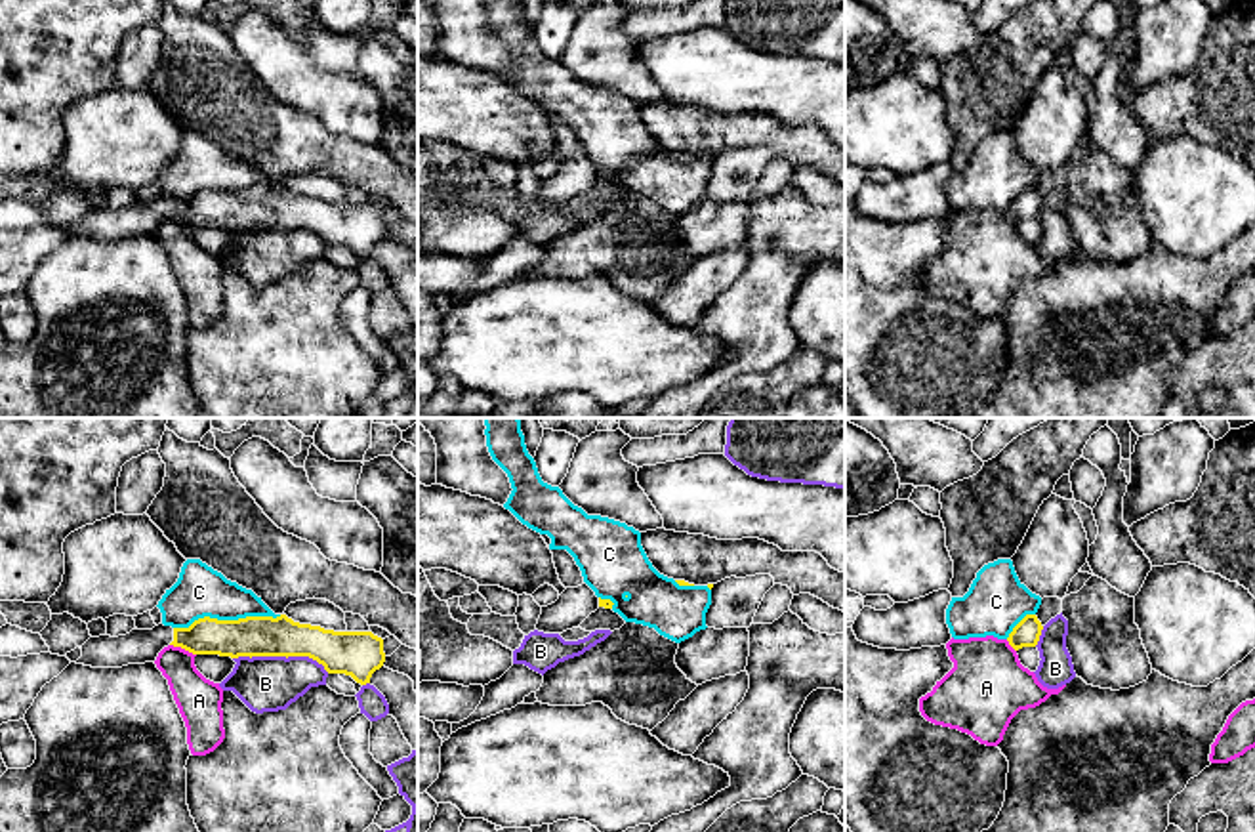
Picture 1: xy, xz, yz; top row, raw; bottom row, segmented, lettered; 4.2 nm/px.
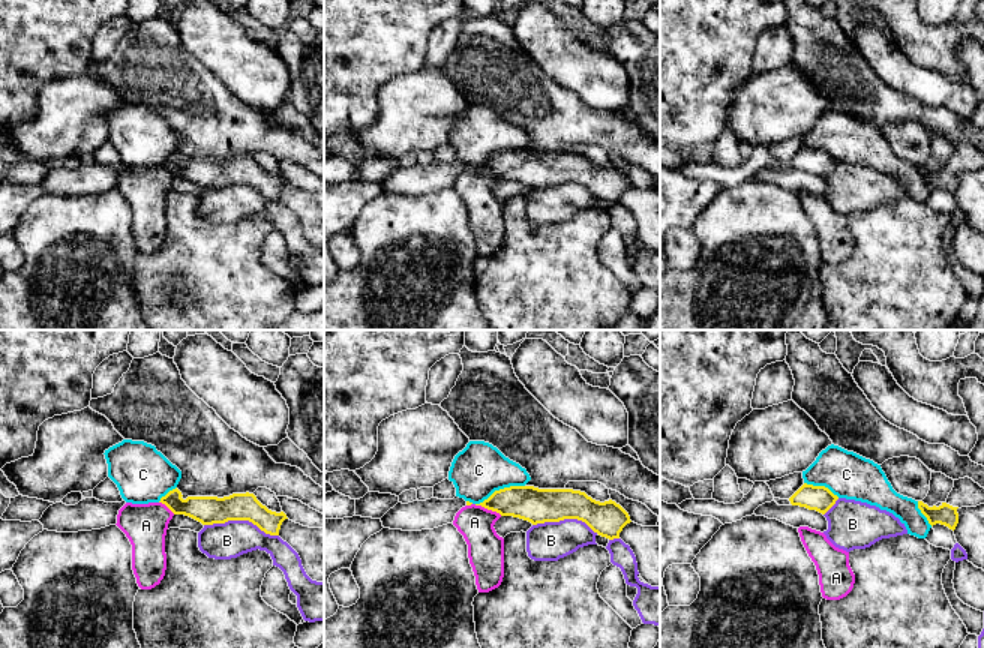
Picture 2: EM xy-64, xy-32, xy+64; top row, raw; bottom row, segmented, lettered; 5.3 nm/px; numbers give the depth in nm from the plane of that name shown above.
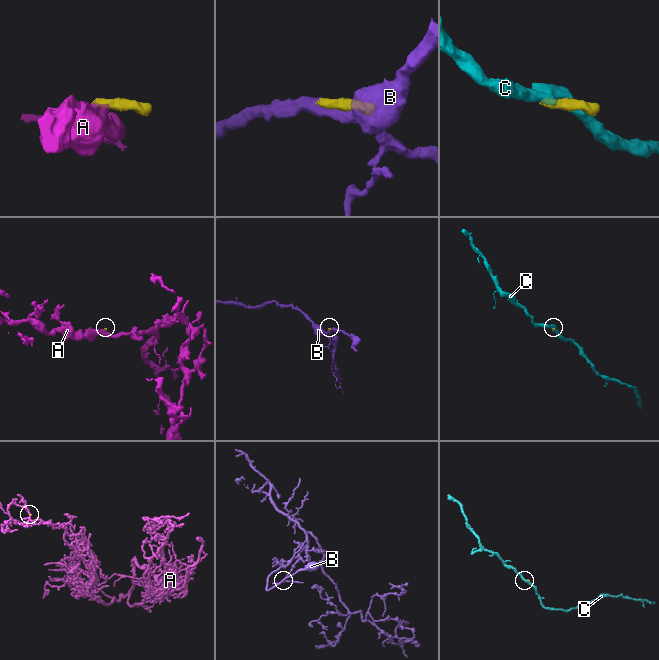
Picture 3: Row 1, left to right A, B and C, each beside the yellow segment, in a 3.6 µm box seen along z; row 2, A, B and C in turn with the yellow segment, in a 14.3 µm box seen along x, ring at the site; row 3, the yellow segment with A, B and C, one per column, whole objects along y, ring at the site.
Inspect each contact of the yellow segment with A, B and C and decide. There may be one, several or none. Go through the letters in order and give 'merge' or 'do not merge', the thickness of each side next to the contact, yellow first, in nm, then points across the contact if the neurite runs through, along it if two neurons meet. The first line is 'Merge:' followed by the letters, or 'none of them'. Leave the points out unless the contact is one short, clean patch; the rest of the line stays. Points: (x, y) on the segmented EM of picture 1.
Merge: none of them
A: do not merge | 160/190 nm | along xy (170, 644), (195, 655)
B: do not merge | 180/240 nm
C: do not merge | 180/220 nm

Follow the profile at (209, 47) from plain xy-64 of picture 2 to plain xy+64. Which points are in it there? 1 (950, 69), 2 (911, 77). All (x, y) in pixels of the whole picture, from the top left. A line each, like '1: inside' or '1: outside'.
1: outside
2: inside

